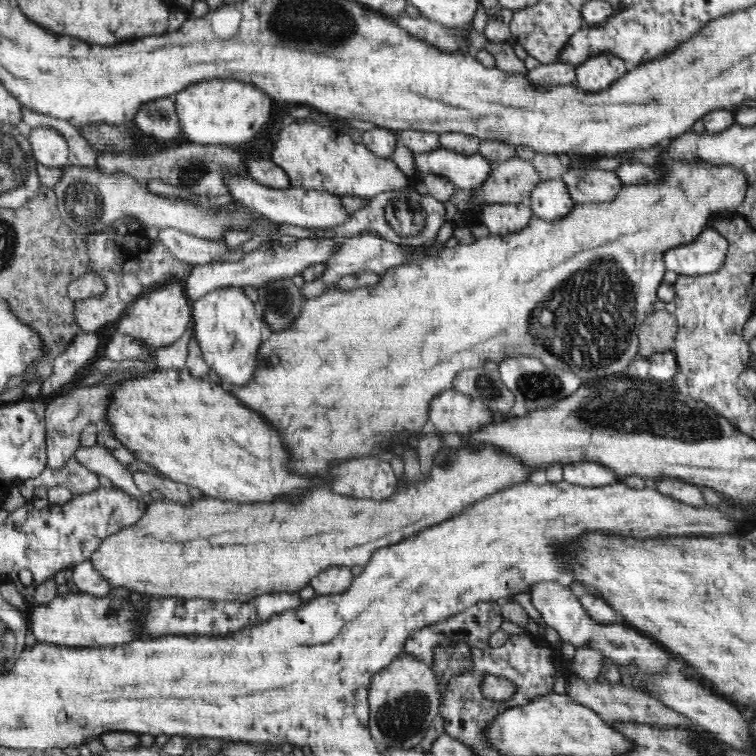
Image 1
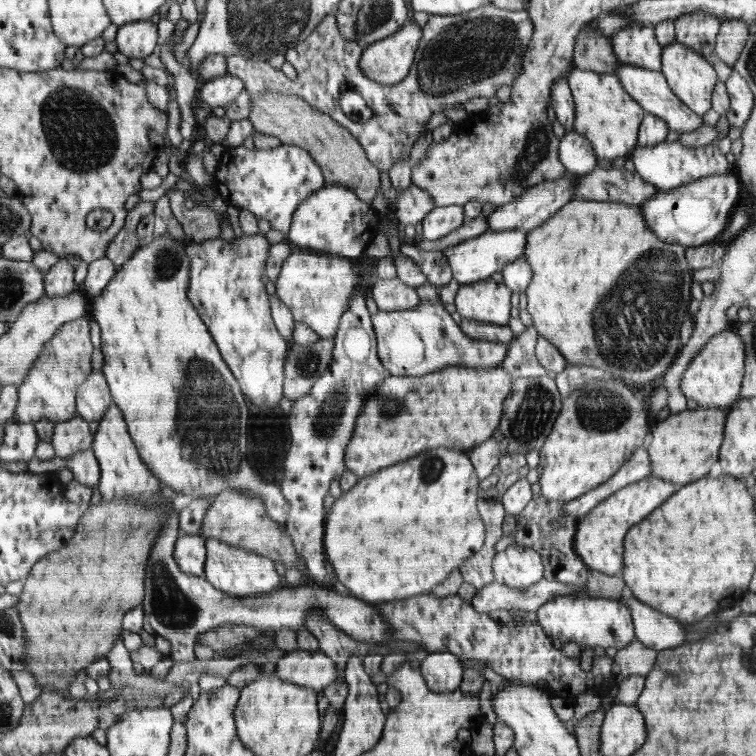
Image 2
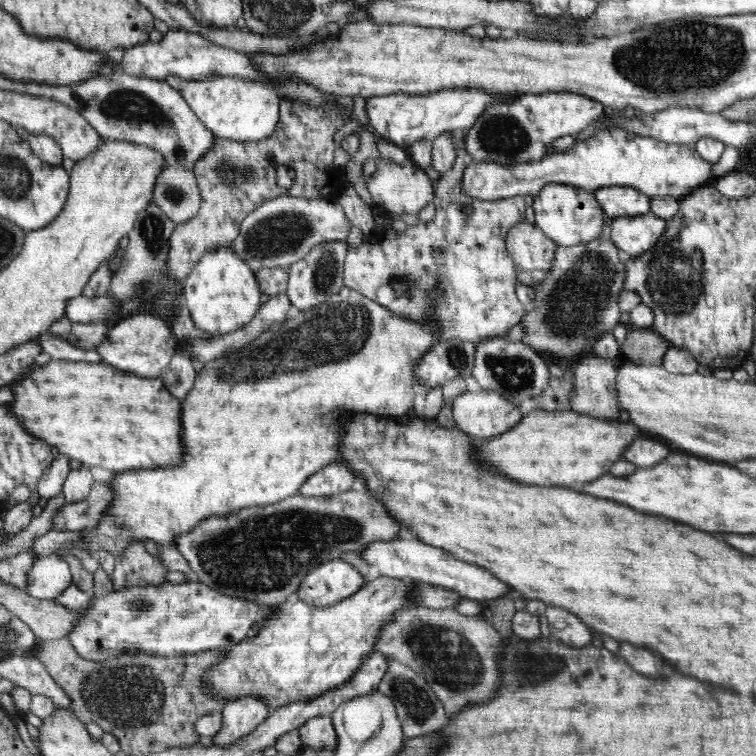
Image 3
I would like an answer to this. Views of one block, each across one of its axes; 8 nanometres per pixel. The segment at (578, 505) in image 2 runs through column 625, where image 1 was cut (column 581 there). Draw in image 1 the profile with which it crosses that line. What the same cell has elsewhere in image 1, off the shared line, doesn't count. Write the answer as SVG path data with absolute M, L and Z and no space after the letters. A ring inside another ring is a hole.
M574 462L563 467L563 480L574 486L598 488L616 482L616 476L595 462Z

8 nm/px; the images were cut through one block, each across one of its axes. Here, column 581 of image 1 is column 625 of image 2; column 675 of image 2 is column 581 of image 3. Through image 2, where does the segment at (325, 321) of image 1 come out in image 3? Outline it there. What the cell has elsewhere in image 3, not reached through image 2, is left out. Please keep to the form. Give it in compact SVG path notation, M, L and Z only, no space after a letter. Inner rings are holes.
M602 234L585 245L558 246L553 257L544 279L533 288L534 306L519 322L524 326L522 341L547 359L577 362L593 353L592 342L598 336L612 332L619 323L618 298L624 292L626 267L621 251Z

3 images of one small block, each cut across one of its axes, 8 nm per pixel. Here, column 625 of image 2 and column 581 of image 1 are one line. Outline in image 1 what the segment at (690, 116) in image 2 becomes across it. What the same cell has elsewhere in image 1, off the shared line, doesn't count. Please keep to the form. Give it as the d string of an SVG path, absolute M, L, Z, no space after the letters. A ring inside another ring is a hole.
M600 53L585 60L576 68L574 85L582 91L607 89L615 80L626 74L626 65L612 53Z

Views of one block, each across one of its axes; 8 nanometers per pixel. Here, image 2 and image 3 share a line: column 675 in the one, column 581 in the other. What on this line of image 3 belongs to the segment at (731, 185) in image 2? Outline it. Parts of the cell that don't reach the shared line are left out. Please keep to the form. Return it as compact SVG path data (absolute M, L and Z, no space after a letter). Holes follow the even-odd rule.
M548 184L533 197L535 224L557 246L585 245L598 240L602 234L604 212L594 198L594 193L570 185Z

